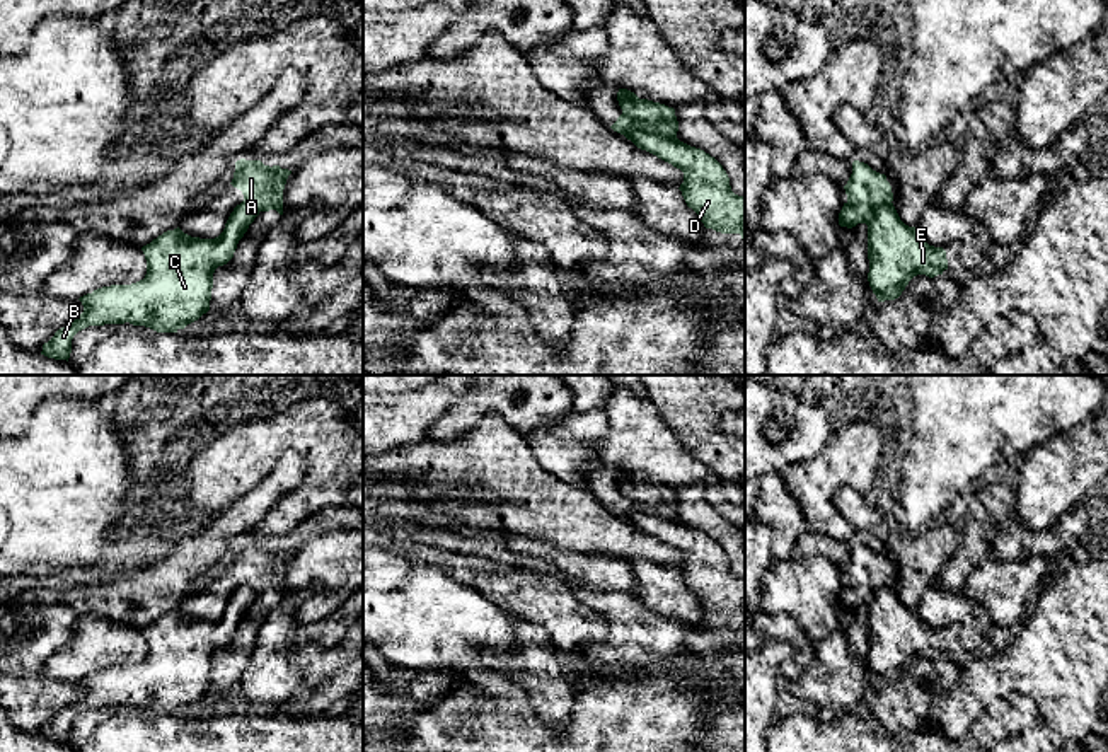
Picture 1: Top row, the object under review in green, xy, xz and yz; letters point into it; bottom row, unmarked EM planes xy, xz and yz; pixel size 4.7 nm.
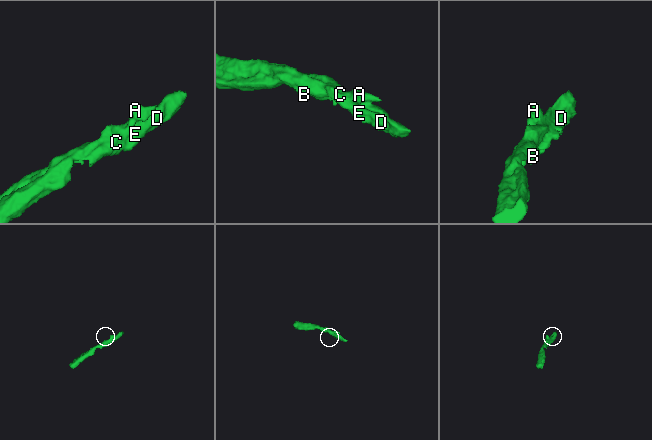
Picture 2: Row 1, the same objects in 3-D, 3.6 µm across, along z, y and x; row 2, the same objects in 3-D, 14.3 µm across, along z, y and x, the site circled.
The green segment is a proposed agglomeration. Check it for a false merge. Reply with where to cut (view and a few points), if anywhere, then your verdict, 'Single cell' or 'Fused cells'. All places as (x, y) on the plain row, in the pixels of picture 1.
Split along xz (624, 515), (629, 512), (650, 512), (675, 520). Fused cells

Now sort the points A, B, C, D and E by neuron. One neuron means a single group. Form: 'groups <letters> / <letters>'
groups A / B C D E

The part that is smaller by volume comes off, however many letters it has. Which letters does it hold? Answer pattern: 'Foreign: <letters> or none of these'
Foreign: A

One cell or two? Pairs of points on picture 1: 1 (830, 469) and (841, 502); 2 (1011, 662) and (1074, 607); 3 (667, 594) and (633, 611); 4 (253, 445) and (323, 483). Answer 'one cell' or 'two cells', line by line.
1: two cells
2: one cell
3: two cells
4: one cell

